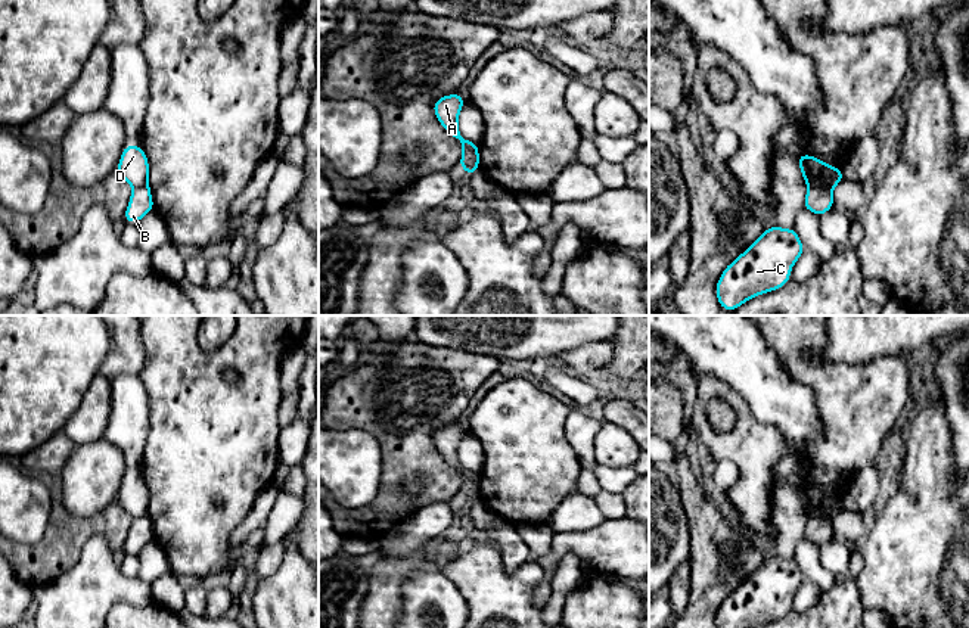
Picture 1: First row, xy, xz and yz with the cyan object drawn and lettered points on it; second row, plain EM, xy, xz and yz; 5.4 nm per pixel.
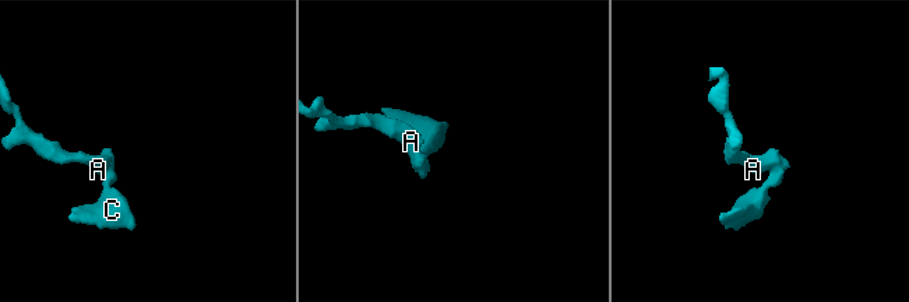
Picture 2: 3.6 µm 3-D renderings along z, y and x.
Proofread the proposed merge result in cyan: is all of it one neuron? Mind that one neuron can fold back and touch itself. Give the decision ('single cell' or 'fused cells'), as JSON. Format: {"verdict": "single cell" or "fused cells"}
{"verdict": "fused cells"}

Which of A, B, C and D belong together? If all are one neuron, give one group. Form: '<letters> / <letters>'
A D / B C

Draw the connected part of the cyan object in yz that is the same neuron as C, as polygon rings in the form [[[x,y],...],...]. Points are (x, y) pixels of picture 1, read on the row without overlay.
[[[771,554],[746,581],[732,591],[715,615],[717,628],[755,628],[791,612],[791,599],[804,584],[795,557]]]

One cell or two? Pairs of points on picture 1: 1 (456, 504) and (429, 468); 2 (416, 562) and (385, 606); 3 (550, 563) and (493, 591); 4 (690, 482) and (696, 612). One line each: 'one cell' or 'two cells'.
1: two cells
2: one cell
3: two cells
4: one cell

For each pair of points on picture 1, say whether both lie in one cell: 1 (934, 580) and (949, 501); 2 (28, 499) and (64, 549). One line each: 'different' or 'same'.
1: same
2: different

